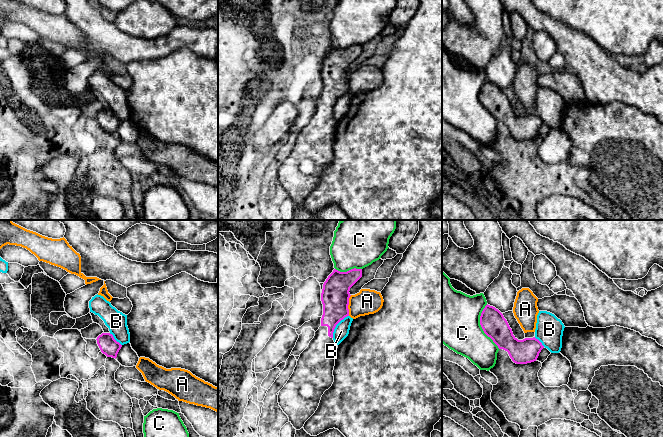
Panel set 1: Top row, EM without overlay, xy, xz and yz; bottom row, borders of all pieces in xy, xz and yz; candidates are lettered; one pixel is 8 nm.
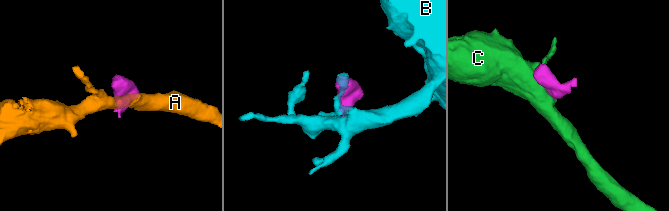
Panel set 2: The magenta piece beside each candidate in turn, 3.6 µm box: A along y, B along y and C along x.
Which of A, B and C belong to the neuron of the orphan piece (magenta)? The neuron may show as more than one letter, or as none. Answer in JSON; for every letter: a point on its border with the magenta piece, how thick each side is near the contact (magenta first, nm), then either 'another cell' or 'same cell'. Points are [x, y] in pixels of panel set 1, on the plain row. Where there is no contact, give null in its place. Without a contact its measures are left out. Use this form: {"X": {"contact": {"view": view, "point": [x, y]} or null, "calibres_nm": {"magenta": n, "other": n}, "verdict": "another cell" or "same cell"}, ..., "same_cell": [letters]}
{"A": {"contact": {"view": "xz", "point": [348, 80]}, "calibres_nm": {"magenta": 220, "other": 200}, "verdict": "another cell"}, "B": {"contact": {"view": "xz", "point": [336, 100]}, "calibres_nm": {"magenta": 220, "other": 120}, "verdict": "another cell"}, "C": {"contact": {"view": "yz", "point": [481, 102]}, "calibres_nm": {"magenta": 200, "other": 440}, "verdict": "another cell"}, "same_cell": []}

